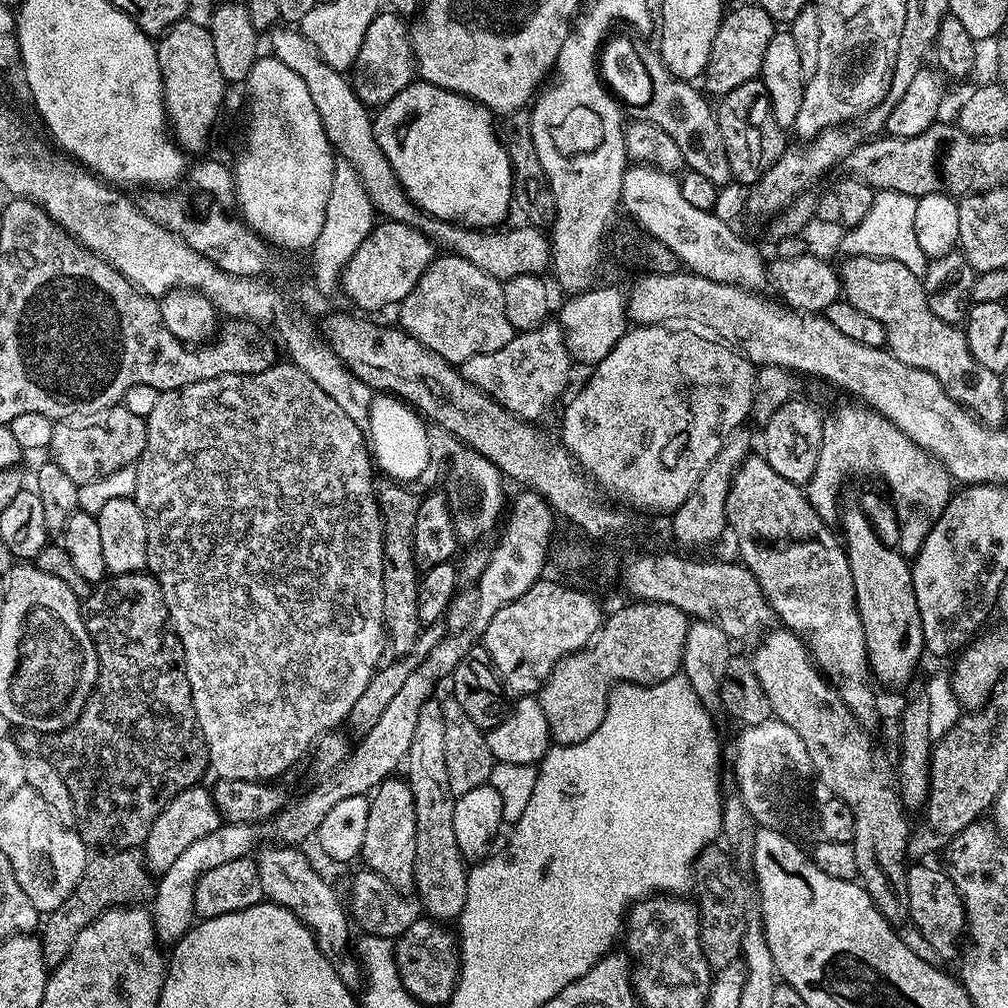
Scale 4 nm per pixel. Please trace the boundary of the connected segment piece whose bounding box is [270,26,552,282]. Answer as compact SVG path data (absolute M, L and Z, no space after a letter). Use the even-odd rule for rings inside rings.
M273 27L271 36L271 55L276 56L278 62L290 66L290 70L294 70L294 74L298 74L302 82L306 82L310 98L313 99L314 106L318 106L318 116L322 118L326 138L338 153L339 159L350 162L350 166L358 170L358 178L362 178L362 186L366 188L370 202L384 220L397 220L418 229L445 253L466 258L466 262L474 262L478 270L501 282L522 274L539 276L549 271L552 245L549 237L539 228L521 226L522 228L514 228L510 232L481 230L476 226L435 220L427 212L421 212L404 193L390 162L382 154L372 129L373 117L352 89L351 79L345 73L334 70L334 66L329 66L322 59L322 54L318 54L318 49L312 45L310 38L303 36L295 27Z

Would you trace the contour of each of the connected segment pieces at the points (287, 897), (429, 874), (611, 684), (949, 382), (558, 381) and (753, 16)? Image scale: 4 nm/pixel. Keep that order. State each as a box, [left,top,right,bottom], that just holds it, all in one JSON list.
[[254,846,362,989],[406,698,469,922],[538,602,690,745],[840,256,1004,428],[459,322,574,420],[706,2,777,98]]

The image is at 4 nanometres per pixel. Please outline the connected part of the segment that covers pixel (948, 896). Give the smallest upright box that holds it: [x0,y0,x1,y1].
[904,862,966,958]

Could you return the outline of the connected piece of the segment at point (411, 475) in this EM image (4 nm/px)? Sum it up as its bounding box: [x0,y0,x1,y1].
[366,398,430,484]

